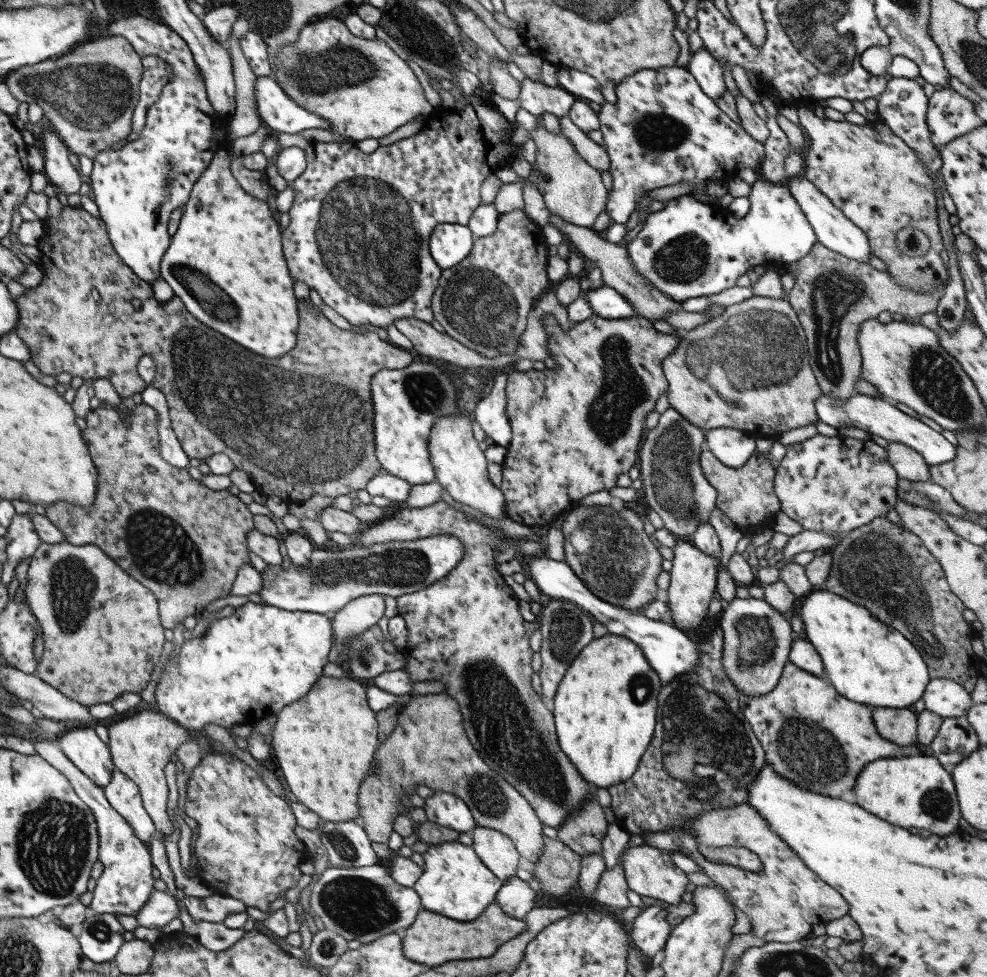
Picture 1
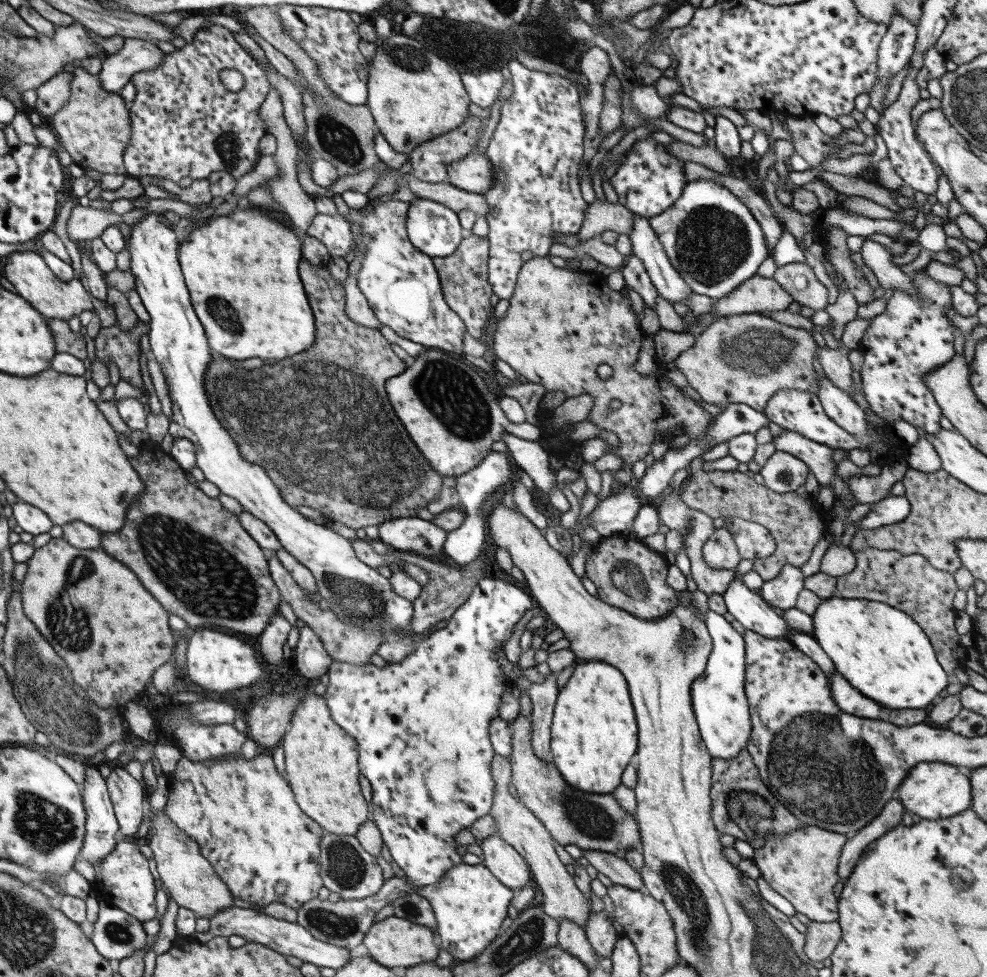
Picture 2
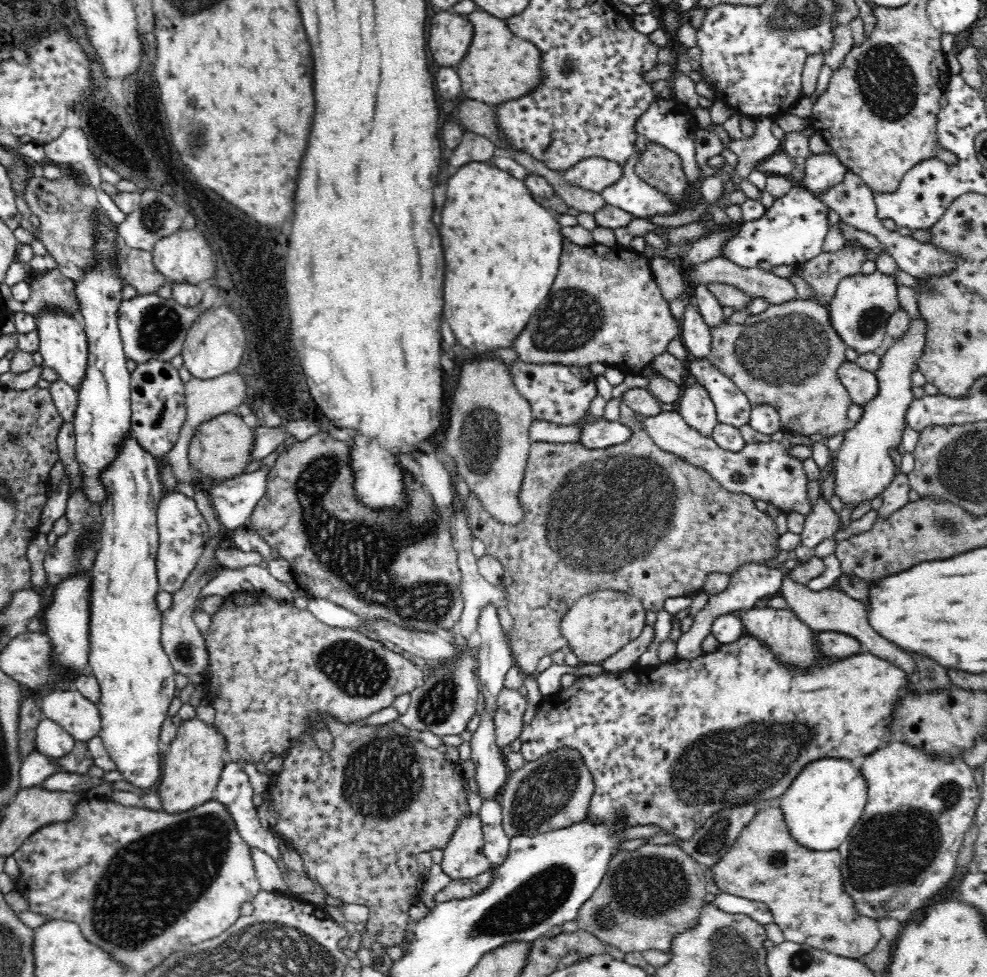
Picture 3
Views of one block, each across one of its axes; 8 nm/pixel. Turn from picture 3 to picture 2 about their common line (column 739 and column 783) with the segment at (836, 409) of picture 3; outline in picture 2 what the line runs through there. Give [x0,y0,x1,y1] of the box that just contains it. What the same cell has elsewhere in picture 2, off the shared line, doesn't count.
[673,314,817,412]

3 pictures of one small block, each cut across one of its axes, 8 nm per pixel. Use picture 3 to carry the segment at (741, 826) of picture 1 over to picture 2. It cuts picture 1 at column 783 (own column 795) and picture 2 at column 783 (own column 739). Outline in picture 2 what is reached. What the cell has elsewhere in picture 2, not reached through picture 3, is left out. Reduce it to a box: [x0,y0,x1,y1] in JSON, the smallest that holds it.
[753,826,849,922]

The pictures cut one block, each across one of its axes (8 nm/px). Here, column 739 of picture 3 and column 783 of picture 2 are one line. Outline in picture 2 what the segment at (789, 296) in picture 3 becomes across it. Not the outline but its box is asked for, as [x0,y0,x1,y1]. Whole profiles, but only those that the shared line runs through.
[773,262,827,312]

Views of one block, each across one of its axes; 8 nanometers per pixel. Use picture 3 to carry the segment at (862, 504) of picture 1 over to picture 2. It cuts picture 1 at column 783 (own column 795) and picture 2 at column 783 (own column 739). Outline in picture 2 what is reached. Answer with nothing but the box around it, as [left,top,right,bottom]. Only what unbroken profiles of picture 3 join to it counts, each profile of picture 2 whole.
[759,450,809,494]

